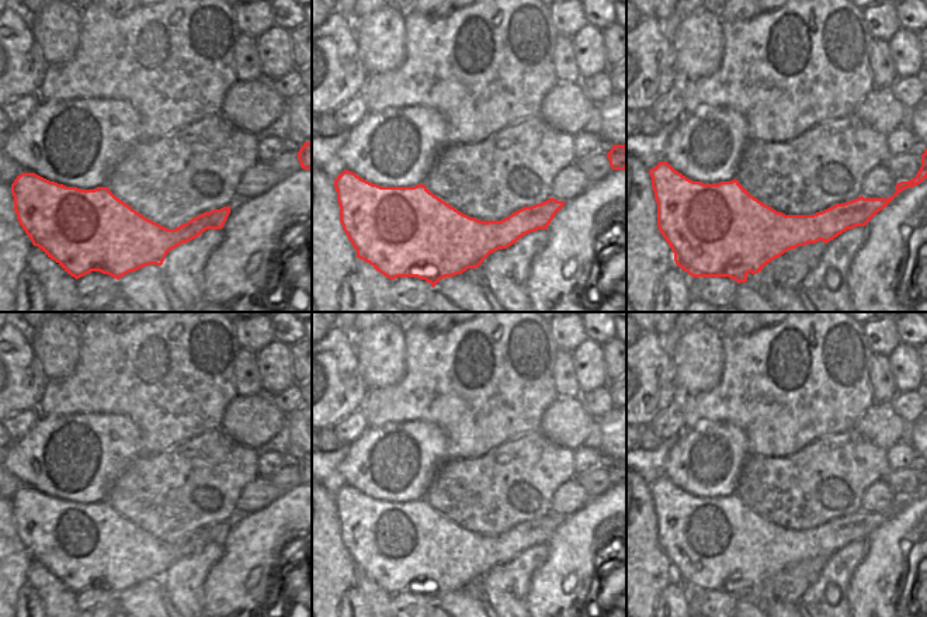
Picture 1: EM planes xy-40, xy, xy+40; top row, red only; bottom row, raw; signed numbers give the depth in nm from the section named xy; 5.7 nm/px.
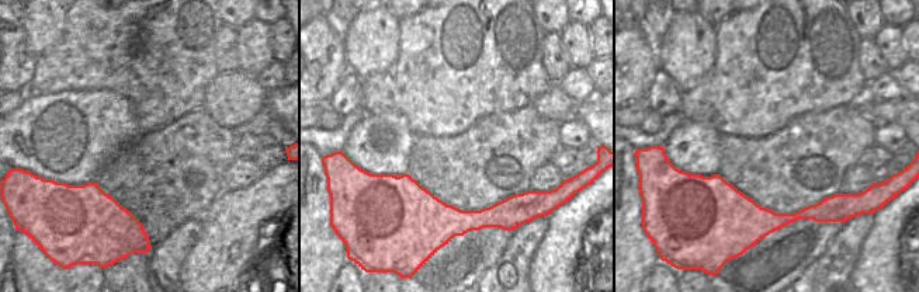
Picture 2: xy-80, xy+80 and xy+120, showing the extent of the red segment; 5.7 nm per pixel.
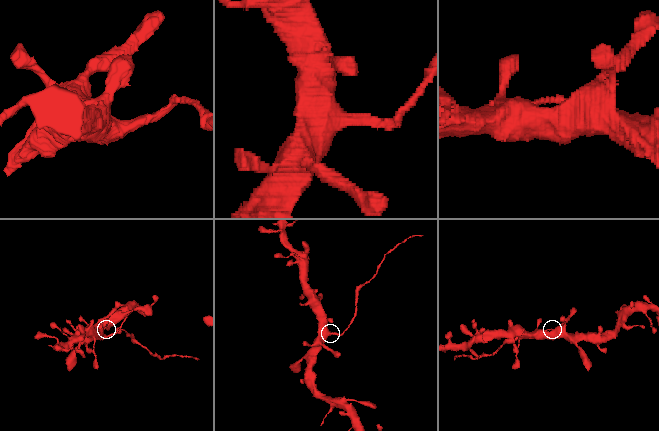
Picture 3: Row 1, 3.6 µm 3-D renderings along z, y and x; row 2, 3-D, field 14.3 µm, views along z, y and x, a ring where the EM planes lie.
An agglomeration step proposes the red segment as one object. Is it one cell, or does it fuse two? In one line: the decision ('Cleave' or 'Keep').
Cleave.

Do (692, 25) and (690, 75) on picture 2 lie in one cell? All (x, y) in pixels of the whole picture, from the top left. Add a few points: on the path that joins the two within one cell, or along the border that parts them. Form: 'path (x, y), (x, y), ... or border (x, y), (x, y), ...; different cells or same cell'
path (690, 38), (690, 62); same cell

